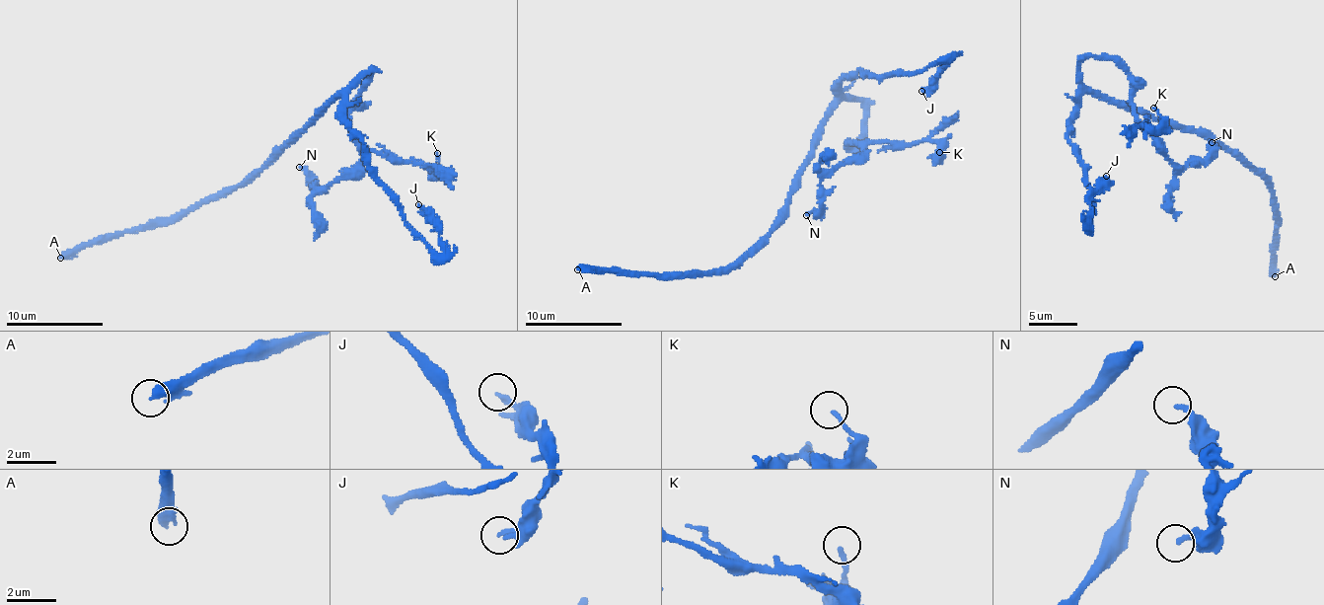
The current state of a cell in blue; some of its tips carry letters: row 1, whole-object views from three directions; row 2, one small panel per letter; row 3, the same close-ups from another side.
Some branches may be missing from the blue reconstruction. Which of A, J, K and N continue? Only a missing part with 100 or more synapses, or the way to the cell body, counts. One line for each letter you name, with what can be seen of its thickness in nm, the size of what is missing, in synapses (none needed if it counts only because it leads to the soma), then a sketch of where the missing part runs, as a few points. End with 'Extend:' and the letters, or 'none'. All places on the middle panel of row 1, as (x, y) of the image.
A: calibre 420 nm; 400 synapses
Extend: A

